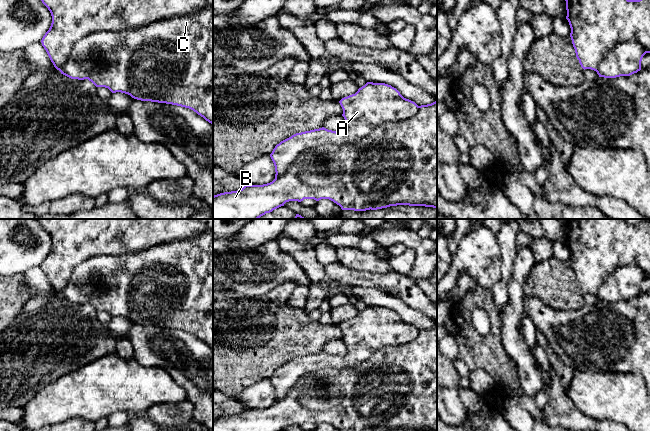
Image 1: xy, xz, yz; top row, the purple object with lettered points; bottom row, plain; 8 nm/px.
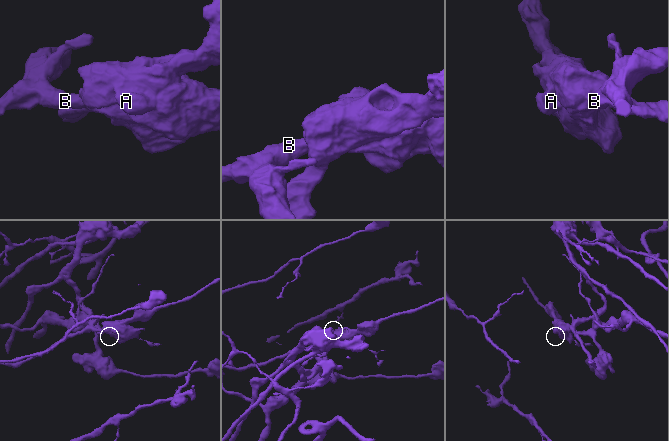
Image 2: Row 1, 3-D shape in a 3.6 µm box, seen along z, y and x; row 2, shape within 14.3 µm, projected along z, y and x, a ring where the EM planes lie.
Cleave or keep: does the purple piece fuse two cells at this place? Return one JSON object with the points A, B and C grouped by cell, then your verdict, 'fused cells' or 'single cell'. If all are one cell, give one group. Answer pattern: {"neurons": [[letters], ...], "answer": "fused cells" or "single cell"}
{"neurons": [["A"], ["B", "C"]], "answer": "fused cells"}

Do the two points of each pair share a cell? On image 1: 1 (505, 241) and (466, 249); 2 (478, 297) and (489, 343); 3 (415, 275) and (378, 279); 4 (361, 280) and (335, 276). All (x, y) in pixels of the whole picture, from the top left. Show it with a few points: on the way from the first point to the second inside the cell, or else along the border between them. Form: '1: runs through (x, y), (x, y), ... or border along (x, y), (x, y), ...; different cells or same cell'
1: border along (495, 234), (503, 265); different cells
2: runs through (490, 308), (495, 316), (495, 331); same cell
3: border along (406, 276), (414, 282); different cells
4: runs through (355, 278), (341, 276); same cell

